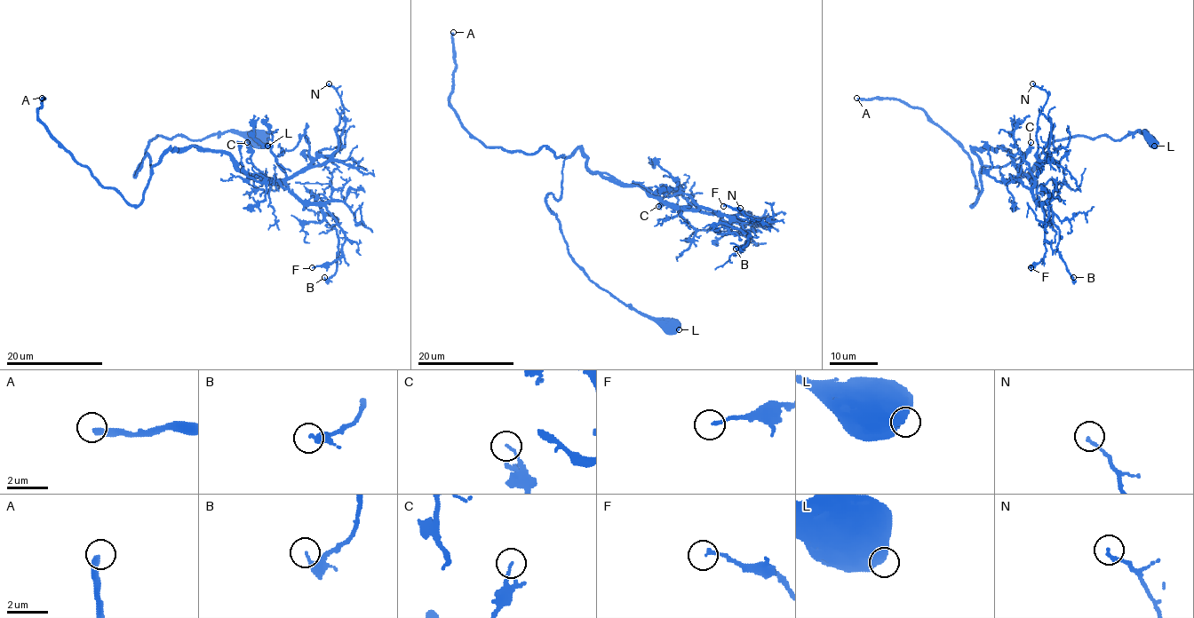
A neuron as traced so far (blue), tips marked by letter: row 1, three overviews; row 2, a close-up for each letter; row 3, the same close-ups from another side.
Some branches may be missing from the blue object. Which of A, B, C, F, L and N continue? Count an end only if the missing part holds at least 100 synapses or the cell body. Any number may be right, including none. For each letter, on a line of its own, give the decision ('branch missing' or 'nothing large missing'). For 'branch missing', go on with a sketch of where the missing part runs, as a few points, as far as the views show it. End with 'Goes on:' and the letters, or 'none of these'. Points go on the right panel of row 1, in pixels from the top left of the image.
A: branch missing
B: nothing large missing
C: nothing large missing
F: nothing large missing
L: nothing large missing
N: nothing large missing
Goes on: A

